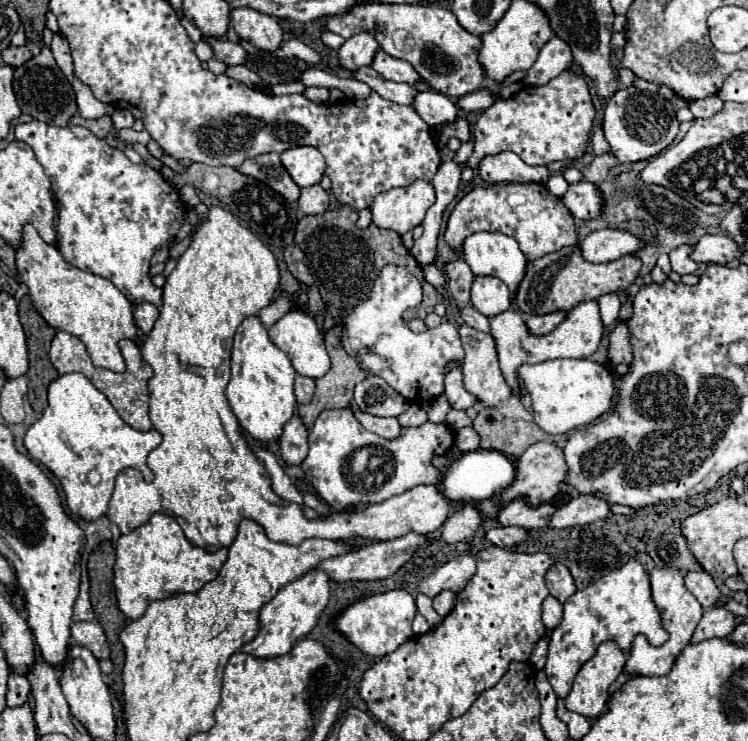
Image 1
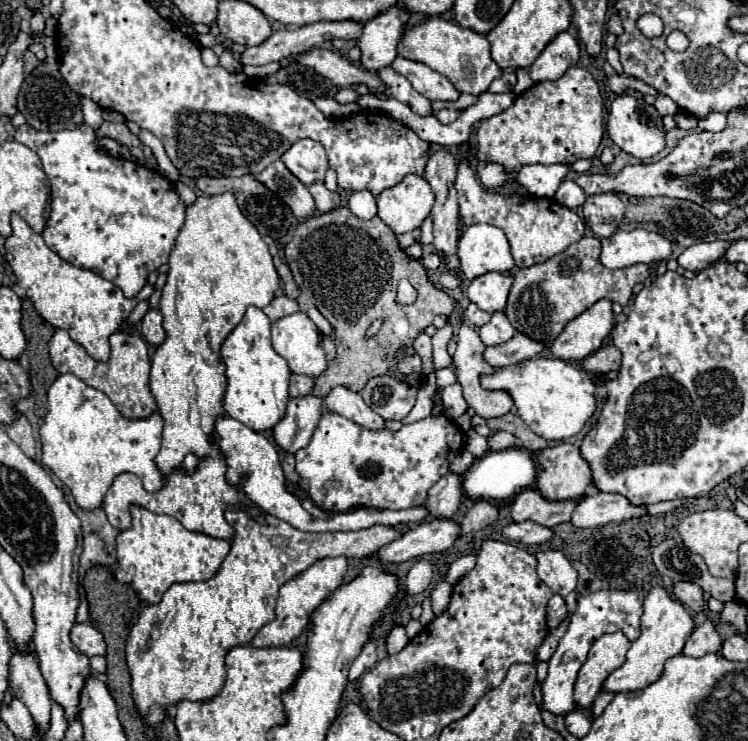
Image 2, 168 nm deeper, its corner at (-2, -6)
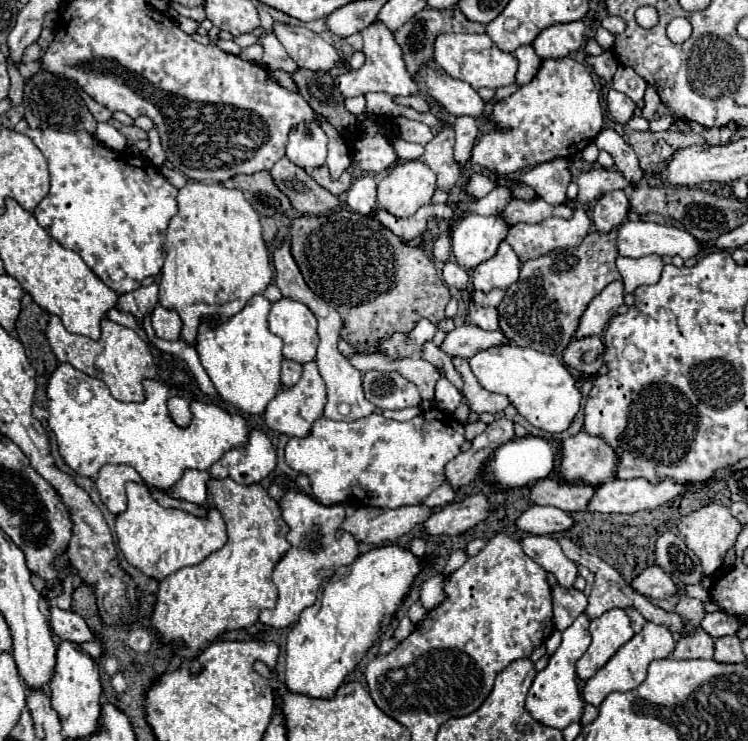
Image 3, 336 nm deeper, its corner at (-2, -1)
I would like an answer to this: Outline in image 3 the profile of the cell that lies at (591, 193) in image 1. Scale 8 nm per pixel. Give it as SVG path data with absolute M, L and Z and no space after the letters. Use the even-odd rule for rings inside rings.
M614 190L614 192L608 192L604 194L596 206L594 206L594 226L600 234L606 234L610 232L612 228L618 228L626 214L628 214L628 196L624 190Z

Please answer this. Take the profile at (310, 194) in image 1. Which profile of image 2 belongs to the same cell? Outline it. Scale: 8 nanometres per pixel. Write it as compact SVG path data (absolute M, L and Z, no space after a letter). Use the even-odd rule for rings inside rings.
M322 181L310 185L308 191L310 191L310 195L312 195L314 201L316 201L316 211L320 211L320 213L332 211L332 209L336 209L336 207L340 205L340 195L328 191Z

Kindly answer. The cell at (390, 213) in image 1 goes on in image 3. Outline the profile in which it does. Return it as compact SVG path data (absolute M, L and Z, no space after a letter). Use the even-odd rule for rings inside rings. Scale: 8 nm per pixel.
M420 160L400 162L394 168L390 168L390 172L386 176L380 178L380 182L378 182L378 206L388 210L390 214L394 214L398 218L406 218L406 216L412 216L420 206L430 204L434 190L436 190L436 174L430 170L428 164L424 164Z

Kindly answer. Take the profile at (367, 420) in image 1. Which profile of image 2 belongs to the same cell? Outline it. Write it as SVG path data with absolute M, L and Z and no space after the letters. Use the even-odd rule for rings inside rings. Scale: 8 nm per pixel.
M334 387L326 397L324 397L324 405L358 423L360 427L368 429L368 431L380 431L380 429L386 429L386 423L382 417L378 417L360 397L360 393L354 393L354 391L348 391L346 387Z

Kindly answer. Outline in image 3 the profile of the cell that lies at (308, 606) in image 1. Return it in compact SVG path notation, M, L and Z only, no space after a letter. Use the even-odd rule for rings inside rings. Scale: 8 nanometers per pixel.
M296 490L284 492L284 496L278 500L282 518L290 526L286 540L290 542L288 552L280 558L280 562L274 566L272 582L278 588L278 602L274 610L262 610L260 622L274 626L274 628L286 628L290 624L298 622L300 612L306 606L312 606L316 602L318 588L326 576L332 576L340 566L348 566L358 558L358 542L352 534L342 532L338 538L340 524L346 518L346 510L342 504L324 506L312 496Z

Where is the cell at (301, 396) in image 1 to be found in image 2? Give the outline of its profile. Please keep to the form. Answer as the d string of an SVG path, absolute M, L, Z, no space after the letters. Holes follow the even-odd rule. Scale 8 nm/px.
M292 375L290 377L290 397L310 395L312 389L314 389L314 377L306 377L306 375Z

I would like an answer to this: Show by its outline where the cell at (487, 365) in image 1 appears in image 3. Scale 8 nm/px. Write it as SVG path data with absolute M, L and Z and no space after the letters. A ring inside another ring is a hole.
M454 360L454 366L456 370L462 374L464 378L464 388L462 388L462 394L470 406L472 412L476 414L482 414L482 412L492 412L492 414L498 414L502 412L510 400L506 396L500 396L500 394L492 394L488 390L484 390L476 376L472 374L470 366L468 366L468 360Z

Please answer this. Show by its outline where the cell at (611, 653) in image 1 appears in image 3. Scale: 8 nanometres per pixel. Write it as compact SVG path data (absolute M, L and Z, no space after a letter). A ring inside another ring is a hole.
M612 608L590 622L590 634L592 644L576 662L576 674L580 680L594 676L594 672L598 672L598 668L602 668L602 664L606 664L606 660L610 660L610 656L630 640L630 636L634 636L634 630L624 610Z

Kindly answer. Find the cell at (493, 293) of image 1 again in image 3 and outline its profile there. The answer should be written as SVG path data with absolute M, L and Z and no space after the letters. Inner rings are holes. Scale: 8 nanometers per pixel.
M504 240L490 260L478 264L472 270L472 286L474 290L482 292L490 292L492 288L508 288L510 284L514 284L514 280L518 280L518 274L520 260L512 246Z

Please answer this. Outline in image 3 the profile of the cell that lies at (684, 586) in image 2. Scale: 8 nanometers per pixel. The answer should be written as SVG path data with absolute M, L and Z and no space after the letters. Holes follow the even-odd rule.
M650 566L646 570L642 570L630 584L638 594L652 598L652 600L662 600L662 598L670 598L678 592L678 586L670 580L670 576L666 572L662 572L662 568L658 566Z

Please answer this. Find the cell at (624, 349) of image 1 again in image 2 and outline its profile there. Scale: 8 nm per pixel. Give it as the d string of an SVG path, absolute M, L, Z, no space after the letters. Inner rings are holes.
M604 345L600 351L594 355L586 357L582 361L582 367L588 373L608 373L608 371L618 371L622 365L622 351L614 345Z

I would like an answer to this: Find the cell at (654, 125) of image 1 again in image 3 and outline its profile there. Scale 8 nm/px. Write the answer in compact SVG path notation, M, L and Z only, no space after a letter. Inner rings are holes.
M610 88L606 102L608 102L610 114L616 118L618 124L626 124L634 116L634 102L626 94Z

